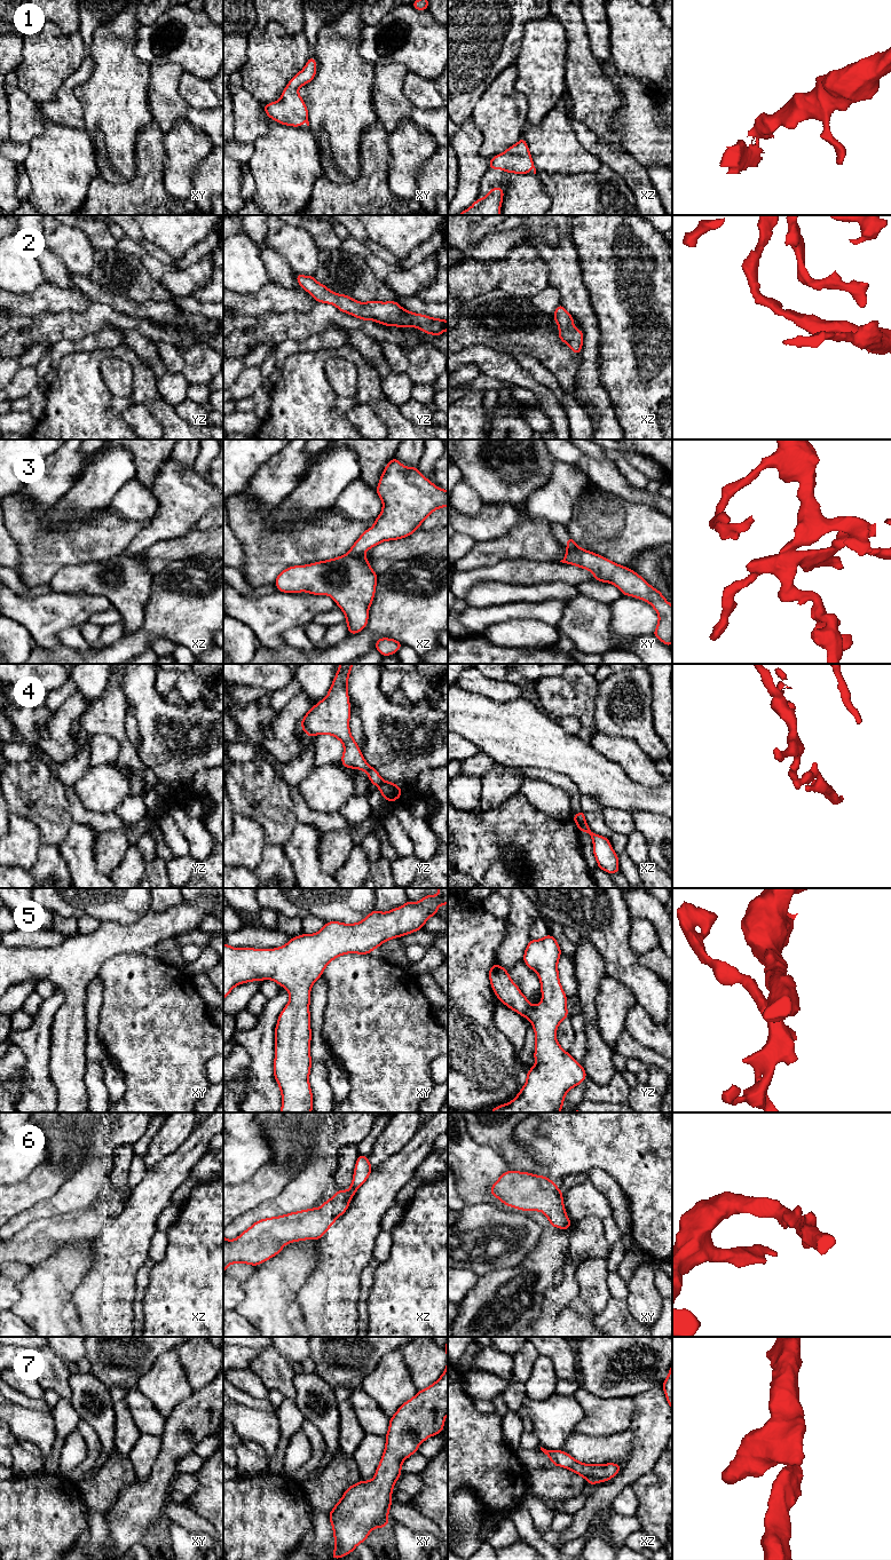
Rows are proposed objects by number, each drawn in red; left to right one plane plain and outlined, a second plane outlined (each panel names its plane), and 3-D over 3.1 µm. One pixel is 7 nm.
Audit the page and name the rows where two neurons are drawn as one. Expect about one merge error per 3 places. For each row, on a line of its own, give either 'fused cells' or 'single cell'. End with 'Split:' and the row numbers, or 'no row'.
1: single cell
2: single cell
3: fused cells
4: fused cells
5: single cell
6: single cell
7: single cell
Split: 3, 4

